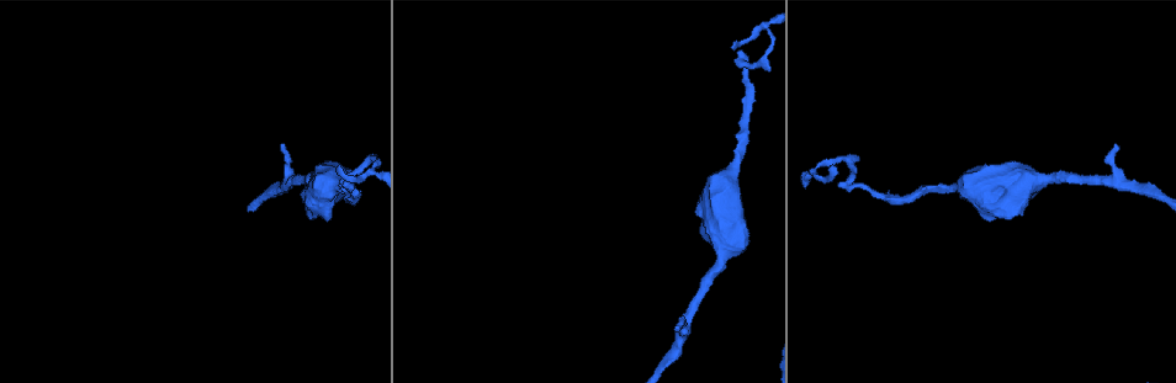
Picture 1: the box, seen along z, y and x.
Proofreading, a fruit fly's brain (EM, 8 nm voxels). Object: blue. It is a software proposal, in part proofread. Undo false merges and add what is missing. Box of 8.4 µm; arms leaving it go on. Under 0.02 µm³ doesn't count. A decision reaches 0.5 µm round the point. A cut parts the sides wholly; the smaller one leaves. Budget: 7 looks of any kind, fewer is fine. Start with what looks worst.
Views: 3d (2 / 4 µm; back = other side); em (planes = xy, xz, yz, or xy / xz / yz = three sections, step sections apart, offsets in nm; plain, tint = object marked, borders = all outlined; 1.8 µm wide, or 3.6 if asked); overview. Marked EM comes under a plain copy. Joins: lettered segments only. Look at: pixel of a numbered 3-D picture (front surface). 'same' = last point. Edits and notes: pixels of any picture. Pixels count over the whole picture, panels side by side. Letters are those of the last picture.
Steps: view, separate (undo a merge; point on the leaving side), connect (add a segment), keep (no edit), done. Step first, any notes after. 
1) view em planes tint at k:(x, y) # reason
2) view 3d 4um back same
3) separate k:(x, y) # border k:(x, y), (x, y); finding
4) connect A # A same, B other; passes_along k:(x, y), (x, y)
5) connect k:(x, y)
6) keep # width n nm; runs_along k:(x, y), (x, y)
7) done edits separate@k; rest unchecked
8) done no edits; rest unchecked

view 3d 4um at 1:(1115, 144) # free end

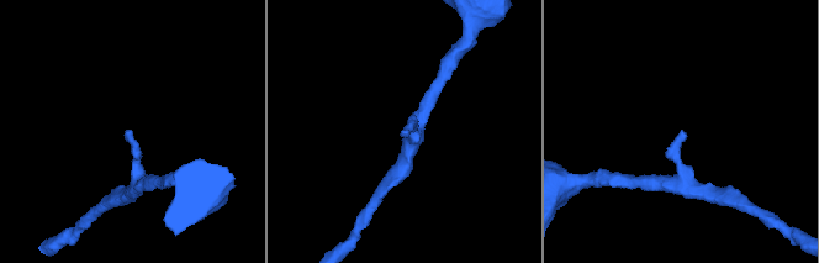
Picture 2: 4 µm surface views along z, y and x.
view em yz step 16 tint at 2:(410, 131)

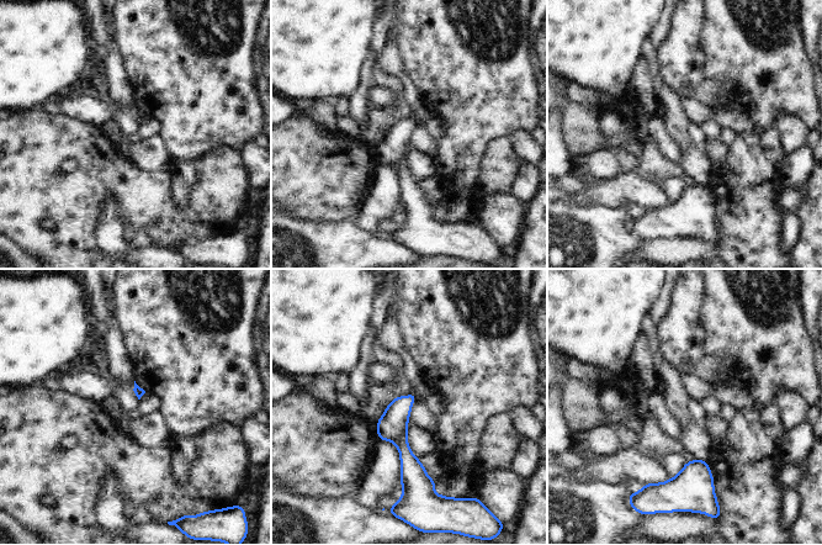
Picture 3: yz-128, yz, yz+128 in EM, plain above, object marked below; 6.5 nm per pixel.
view em planes borders same # cut it another way

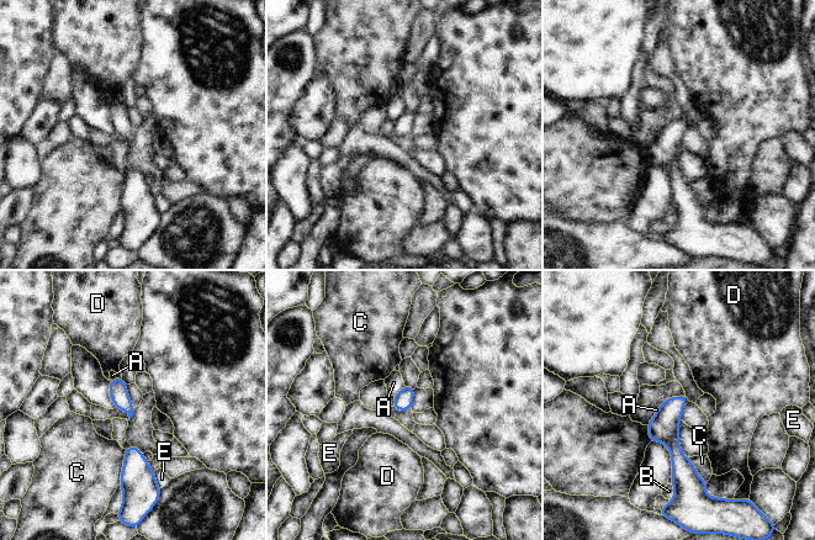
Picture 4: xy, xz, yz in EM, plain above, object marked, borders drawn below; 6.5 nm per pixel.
keep # width 120 nm; A other, B other, C other, D other, E other; runs_along 4:(684, 397), (671, 441), (687, 482); none of them fits

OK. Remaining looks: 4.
view 3d 2um at 1:(741, 63) # sharp bend

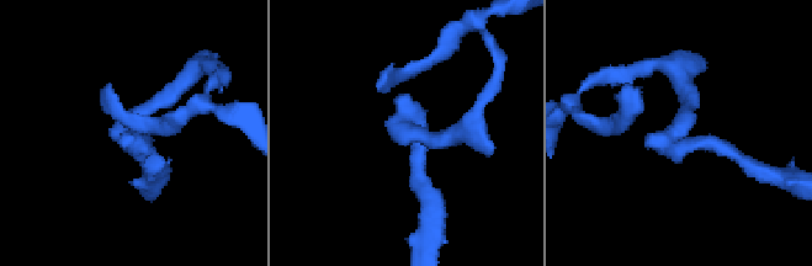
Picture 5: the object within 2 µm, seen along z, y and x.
view em yz step 16 tint at 5:(688, 129)

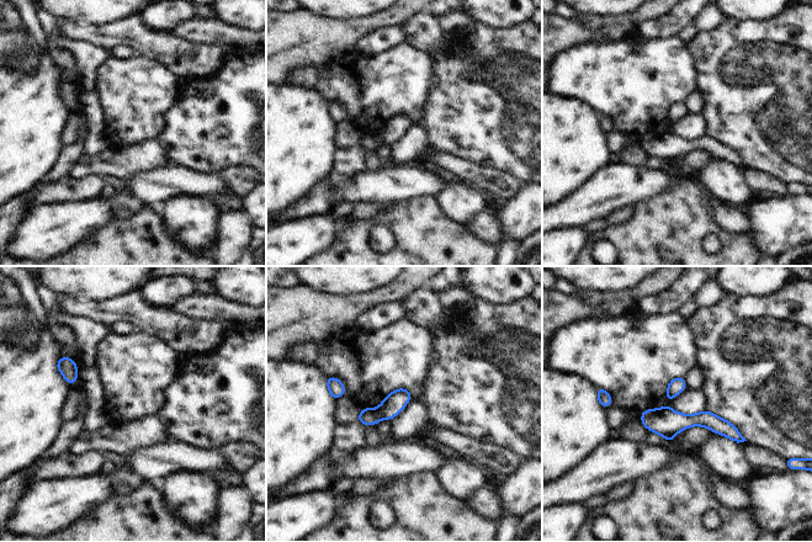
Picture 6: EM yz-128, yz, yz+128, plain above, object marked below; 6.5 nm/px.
view em planes borders same # another direction

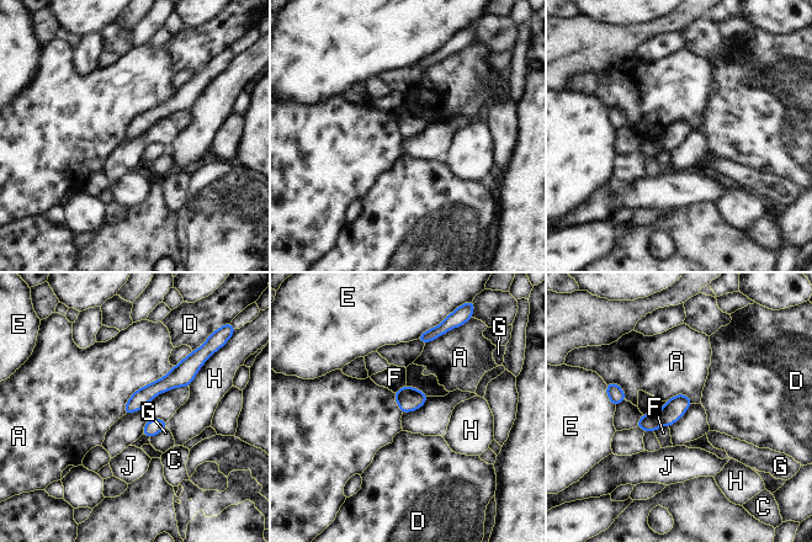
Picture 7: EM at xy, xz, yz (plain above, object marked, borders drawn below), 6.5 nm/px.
separate 7:(675, 407) # width 110 nm; A other, C other, D other, E other, F other, G other, H other, J other; part_leaving 7:(189, 364), (127, 410); a second neuron is stuck on

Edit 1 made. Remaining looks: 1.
done edits separate@7; rest unchecked

